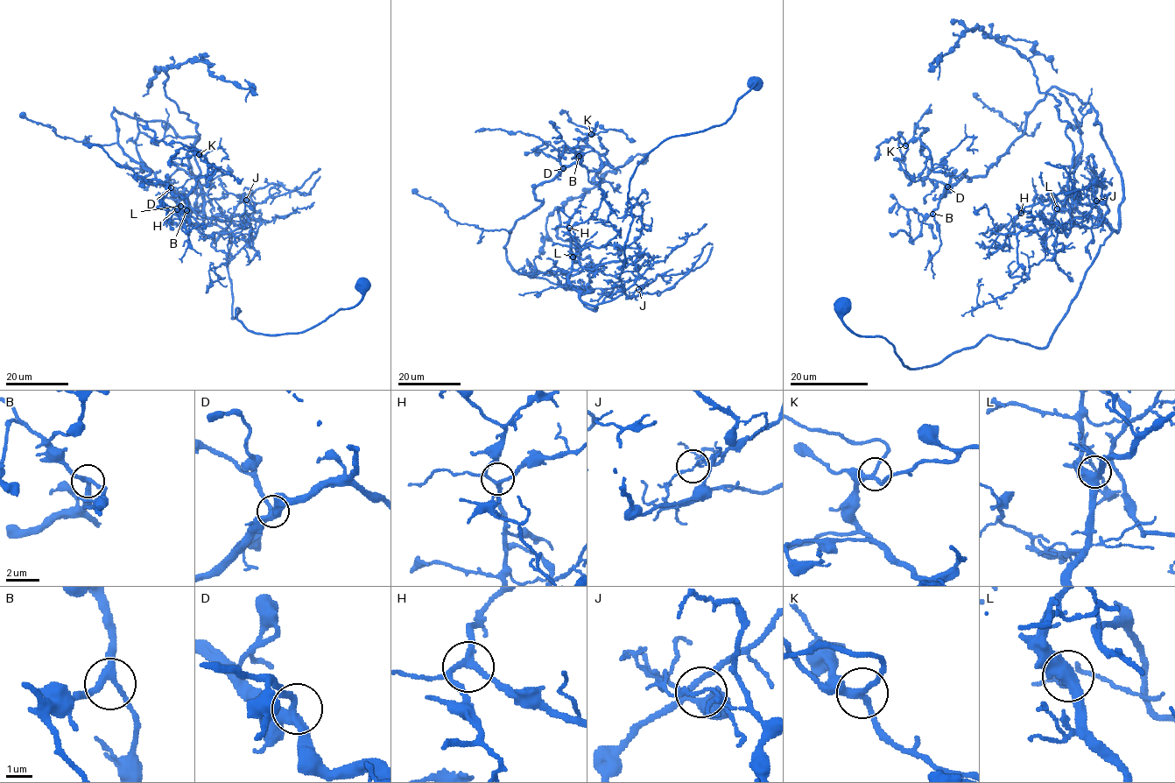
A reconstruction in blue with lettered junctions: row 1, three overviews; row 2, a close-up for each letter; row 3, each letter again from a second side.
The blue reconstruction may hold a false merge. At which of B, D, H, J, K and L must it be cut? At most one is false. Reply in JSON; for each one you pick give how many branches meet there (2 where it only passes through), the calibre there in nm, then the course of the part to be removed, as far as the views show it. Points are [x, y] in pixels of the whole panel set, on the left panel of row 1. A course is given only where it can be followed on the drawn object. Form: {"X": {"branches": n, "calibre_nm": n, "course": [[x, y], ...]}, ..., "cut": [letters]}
{"J": {"branches": 3, "calibre_nm": 110, "course": [[246, 200], [244, 226], [203, 213], [200, 136], [166, 96], [166, 74], [201, 59], [253, 88], [246, 102]]}, "cut": ["J"]}

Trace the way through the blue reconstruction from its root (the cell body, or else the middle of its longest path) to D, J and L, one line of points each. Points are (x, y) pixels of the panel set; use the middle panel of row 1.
D: (756, 83), (723, 123), (636, 166), (624, 291), (594, 310), (504, 248), (563, 168)
J: (756, 83), (723, 123), (670, 137), (636, 166), (624, 291), (603, 301), (638, 289)
L: (756, 83), (723, 123), (670, 137), (636, 166), (621, 294), (585, 304), (568, 278), (573, 257)

